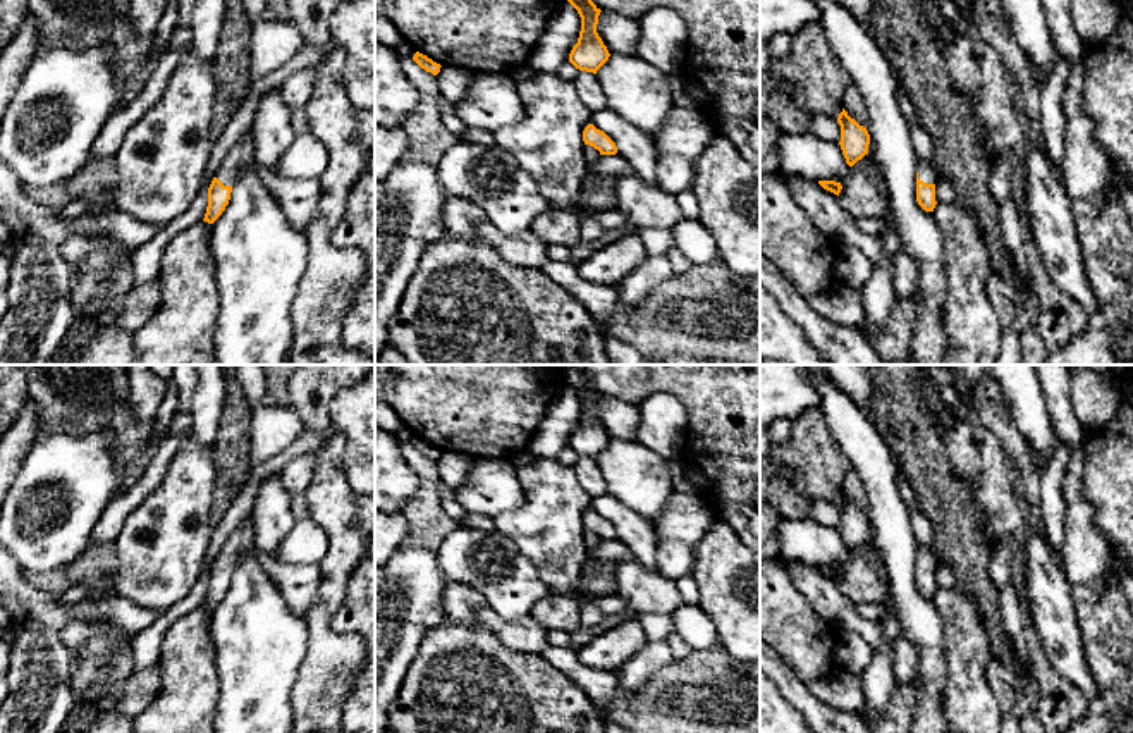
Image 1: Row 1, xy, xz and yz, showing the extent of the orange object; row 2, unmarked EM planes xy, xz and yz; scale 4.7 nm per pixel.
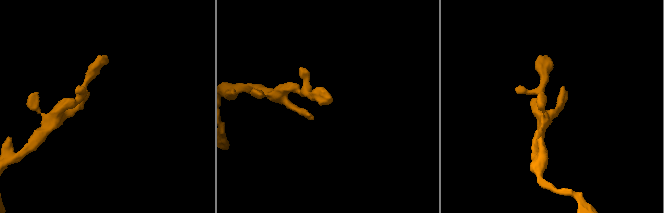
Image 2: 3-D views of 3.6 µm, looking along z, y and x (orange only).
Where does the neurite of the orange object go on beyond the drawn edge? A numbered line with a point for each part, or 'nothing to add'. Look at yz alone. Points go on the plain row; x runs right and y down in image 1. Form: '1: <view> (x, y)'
1: yz (927, 558)

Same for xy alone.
1: xy (243, 537)

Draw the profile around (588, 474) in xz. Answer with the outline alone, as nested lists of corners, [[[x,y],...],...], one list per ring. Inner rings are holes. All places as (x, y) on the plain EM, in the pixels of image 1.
[[[579,456],[573,468],[576,471],[579,485],[591,499],[605,492],[605,478],[597,459]]]

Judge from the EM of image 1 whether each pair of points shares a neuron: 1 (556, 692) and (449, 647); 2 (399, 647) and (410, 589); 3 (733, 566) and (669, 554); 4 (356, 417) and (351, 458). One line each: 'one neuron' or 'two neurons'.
1: one neuron
2: one neuron
3: two neurons
4: one neuron

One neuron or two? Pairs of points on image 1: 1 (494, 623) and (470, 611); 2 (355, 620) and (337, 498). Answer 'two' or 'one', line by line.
1: one
2: two

